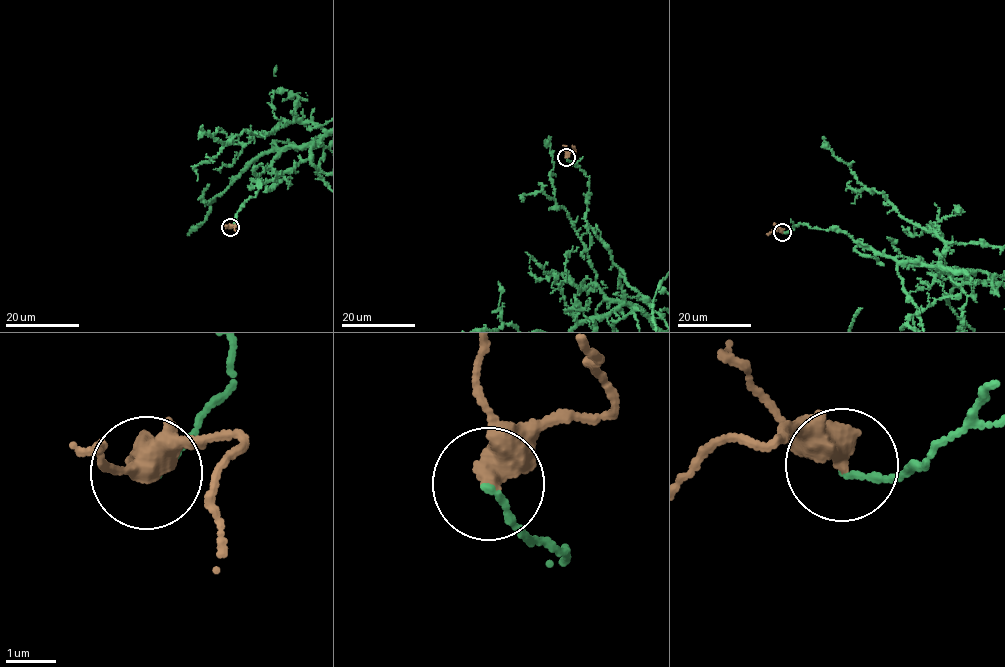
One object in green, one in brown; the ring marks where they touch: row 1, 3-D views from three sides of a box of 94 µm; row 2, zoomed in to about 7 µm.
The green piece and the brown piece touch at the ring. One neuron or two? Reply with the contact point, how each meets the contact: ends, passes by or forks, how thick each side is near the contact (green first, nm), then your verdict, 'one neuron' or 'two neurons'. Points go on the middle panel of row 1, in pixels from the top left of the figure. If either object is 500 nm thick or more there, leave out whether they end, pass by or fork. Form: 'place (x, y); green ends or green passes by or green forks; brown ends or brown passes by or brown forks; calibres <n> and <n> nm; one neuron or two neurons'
place (566, 157); calibres 110 and 600 nm; two neurons

